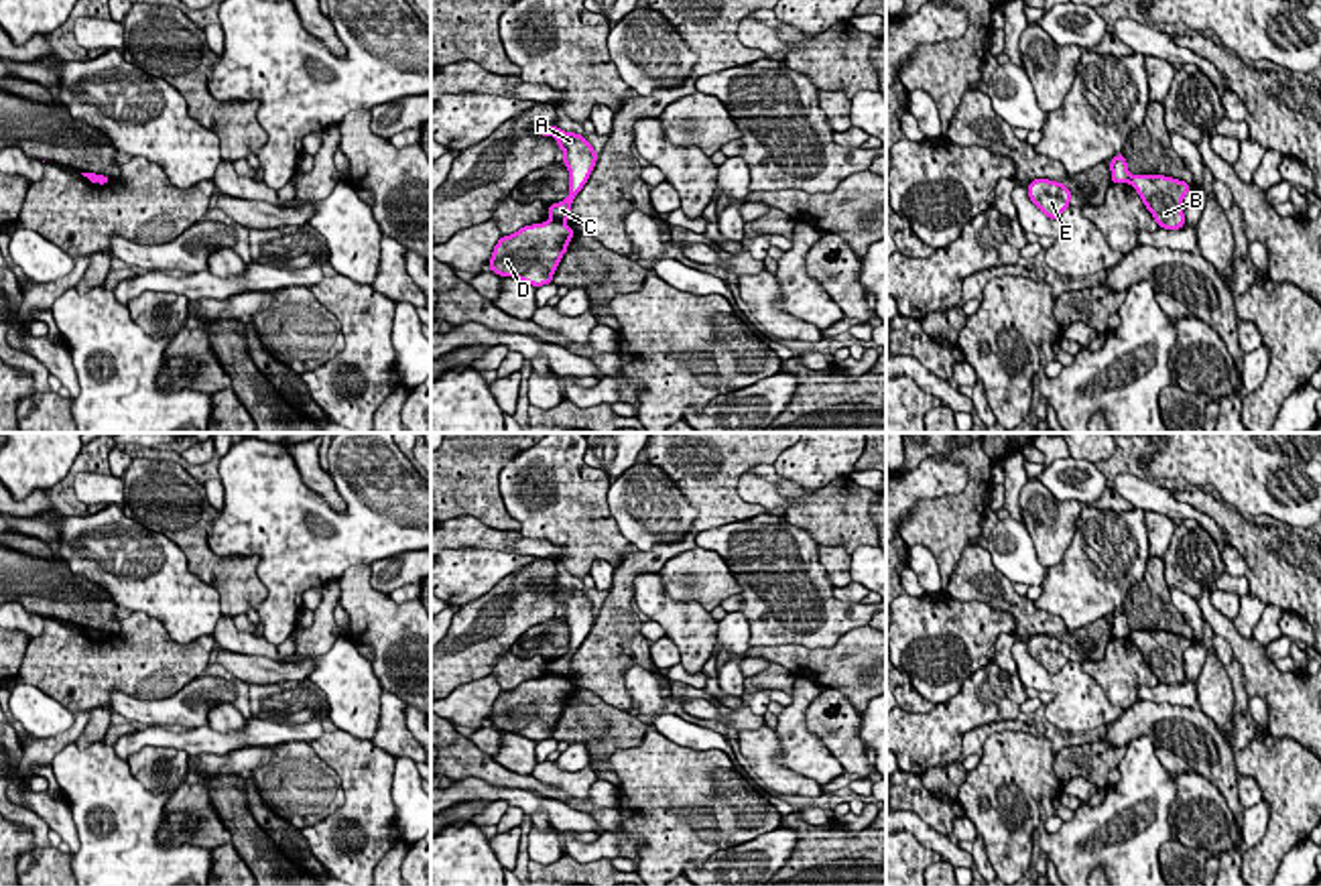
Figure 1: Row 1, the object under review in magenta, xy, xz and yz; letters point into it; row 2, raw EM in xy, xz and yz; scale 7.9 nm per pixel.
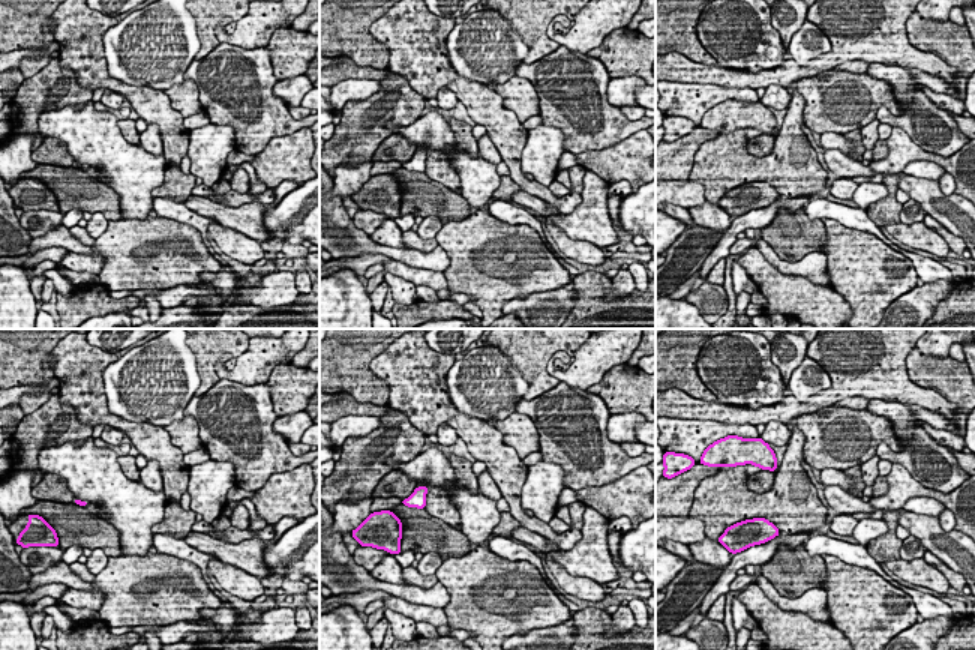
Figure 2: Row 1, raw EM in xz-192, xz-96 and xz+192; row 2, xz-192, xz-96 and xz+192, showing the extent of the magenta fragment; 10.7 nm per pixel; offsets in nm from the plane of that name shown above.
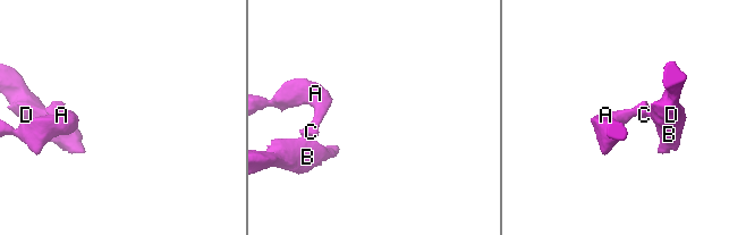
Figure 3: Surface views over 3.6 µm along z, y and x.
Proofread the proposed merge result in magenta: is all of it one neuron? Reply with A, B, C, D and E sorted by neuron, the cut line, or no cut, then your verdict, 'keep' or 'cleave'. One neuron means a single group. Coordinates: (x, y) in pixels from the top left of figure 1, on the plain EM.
A C E / B D; cut in xz along (549, 673), (563, 677); cleave

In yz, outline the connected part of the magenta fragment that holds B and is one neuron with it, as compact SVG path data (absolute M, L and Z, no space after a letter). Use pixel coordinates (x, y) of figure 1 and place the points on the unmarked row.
M1132 630L1128 638L1142 652L1158 683L1179 685L1185 681L1183 654L1191 640L1165 630Z

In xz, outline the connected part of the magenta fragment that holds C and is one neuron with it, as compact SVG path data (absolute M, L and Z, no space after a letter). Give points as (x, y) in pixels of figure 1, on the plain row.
M545 581L541 585L541 591L553 591L557 595L557 602L565 608L563 618L569 626L571 648L563 656L549 660L547 669L551 677L567 677L571 656L587 638L595 622L597 610L581 589L563 587L559 581Z

